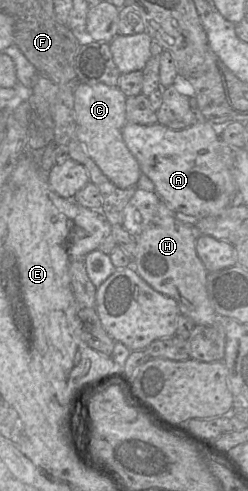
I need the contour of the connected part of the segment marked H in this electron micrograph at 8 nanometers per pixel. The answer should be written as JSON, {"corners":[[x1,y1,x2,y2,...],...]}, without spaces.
{"corners":[[178,219,175,222,150,225,136,237,131,267,154,290,173,298,178,304,180,314,192,318,197,325,213,325,217,322,217,313,207,292,208,271,196,251,198,236,194,224]]}

